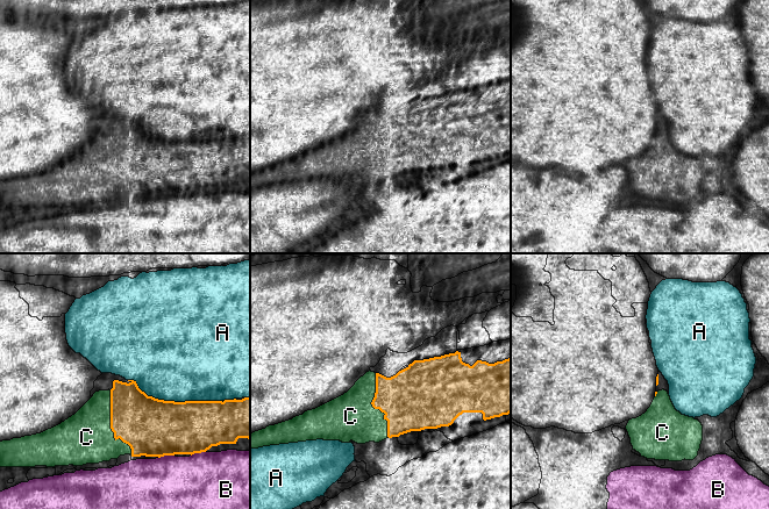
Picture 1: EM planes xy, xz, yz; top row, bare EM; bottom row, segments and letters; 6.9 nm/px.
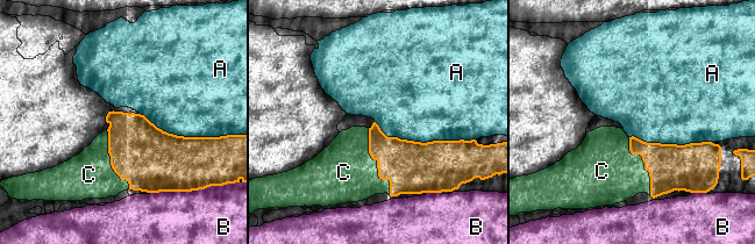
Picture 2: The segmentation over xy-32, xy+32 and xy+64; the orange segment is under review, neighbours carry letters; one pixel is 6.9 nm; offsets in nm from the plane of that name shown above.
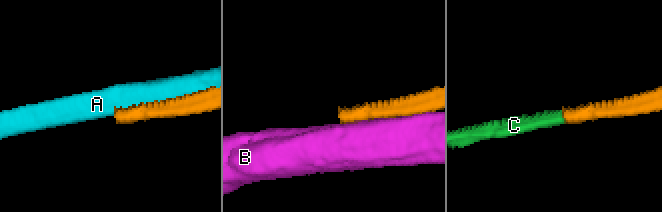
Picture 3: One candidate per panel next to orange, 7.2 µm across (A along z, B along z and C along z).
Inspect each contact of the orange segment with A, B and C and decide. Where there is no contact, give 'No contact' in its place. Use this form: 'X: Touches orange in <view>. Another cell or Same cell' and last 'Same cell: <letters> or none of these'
A: Touches orange in xy. Another cell
B: Touches orange in xy. Another cell
C: Touches orange in xy. Same cell
Same cell: C

